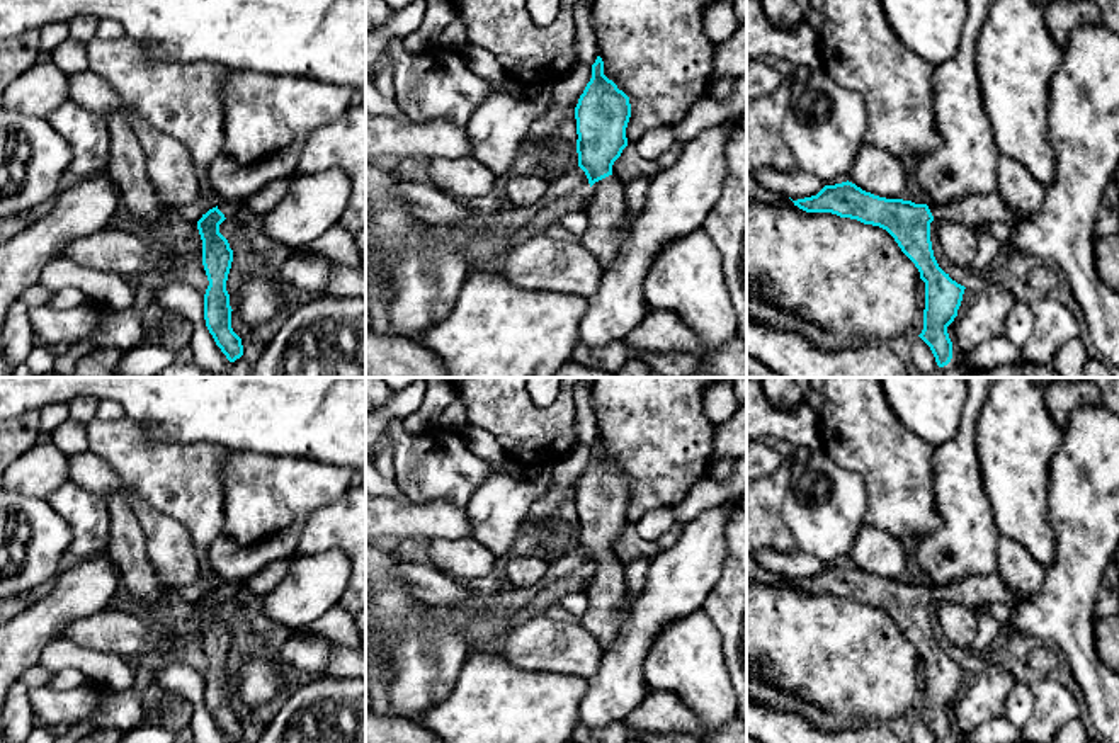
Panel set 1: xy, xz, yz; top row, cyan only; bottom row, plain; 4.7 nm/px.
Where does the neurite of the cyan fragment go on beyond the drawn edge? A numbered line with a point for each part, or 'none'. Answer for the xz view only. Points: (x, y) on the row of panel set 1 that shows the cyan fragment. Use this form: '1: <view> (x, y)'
1: xz (609, 225)

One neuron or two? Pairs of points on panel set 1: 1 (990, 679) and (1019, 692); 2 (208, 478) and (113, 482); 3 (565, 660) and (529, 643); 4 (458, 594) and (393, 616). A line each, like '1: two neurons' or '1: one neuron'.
1: two neurons
2: two neurons
3: one neuron
4: two neurons

